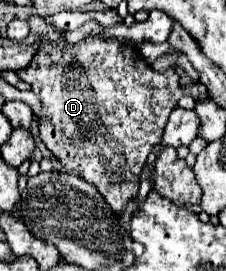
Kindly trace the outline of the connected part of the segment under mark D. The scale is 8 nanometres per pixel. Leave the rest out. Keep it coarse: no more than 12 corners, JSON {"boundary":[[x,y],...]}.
{"boundary":[[94,34],[16,74],[40,140],[122,216],[182,96],[174,68]]}

